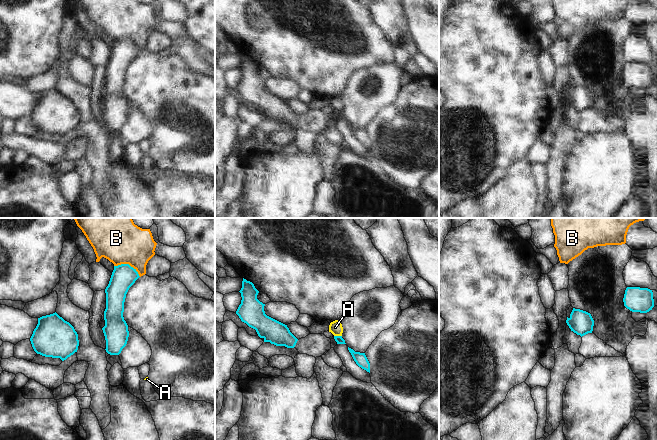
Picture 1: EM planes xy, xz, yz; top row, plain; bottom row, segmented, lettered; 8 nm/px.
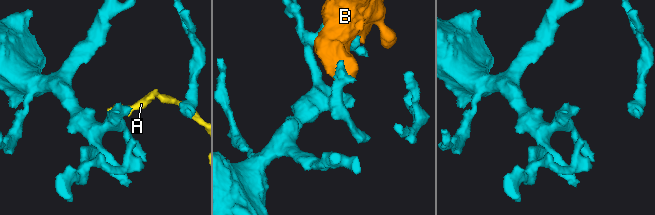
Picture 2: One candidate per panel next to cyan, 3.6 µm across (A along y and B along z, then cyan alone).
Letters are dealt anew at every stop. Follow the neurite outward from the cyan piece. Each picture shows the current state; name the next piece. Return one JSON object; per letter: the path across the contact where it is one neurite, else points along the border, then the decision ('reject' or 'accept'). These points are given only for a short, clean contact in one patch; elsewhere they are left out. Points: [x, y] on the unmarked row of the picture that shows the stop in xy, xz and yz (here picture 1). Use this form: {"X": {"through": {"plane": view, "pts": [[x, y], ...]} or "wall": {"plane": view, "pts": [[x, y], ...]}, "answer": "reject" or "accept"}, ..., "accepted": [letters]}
{"A": {"wall": {"plane": "xz", "pts": [[334, 111], [341, 112]]}, "answer": "reject"}, "B": {"answer": "reject"}, "accepted": []}

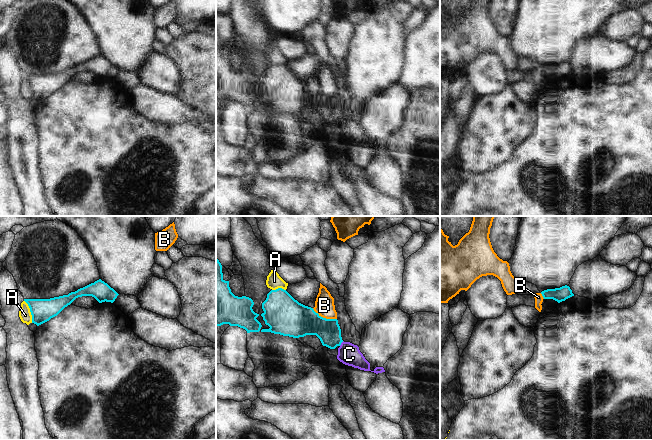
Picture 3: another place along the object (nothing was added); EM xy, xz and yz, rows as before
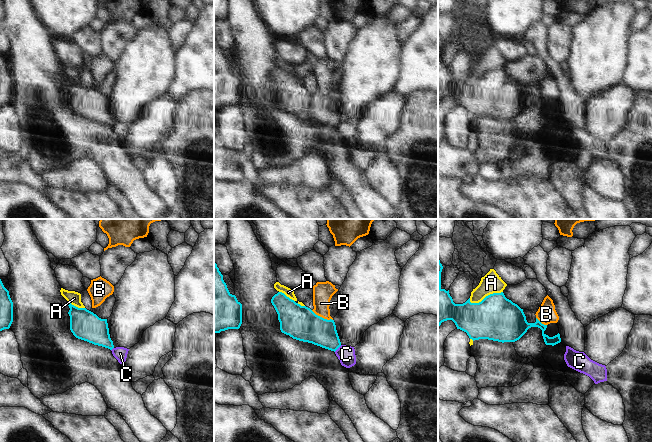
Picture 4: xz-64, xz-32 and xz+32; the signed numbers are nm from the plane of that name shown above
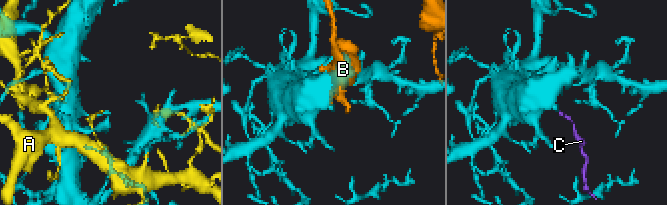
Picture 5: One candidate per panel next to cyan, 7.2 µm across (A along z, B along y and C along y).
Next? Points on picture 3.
{"A": {"answer": "reject"}, "B": {"answer": "reject"}, "C": {"wall": {"plane": "xz", "pts": [[343, 117], [339, 121]]}, "answer": "reject"}, "accepted": []}

